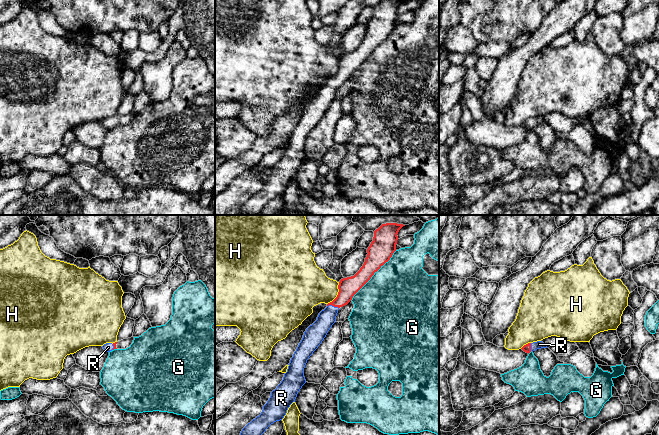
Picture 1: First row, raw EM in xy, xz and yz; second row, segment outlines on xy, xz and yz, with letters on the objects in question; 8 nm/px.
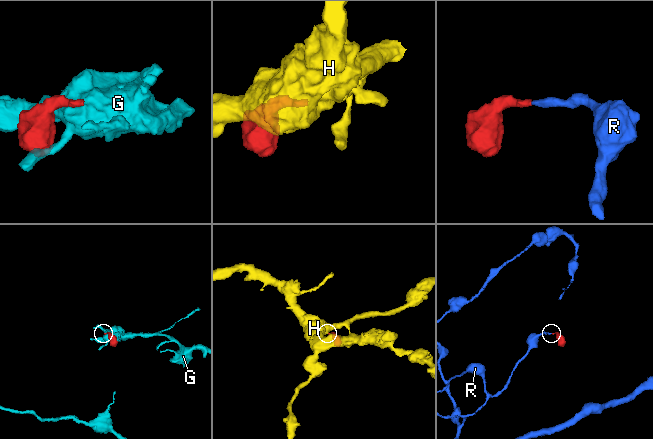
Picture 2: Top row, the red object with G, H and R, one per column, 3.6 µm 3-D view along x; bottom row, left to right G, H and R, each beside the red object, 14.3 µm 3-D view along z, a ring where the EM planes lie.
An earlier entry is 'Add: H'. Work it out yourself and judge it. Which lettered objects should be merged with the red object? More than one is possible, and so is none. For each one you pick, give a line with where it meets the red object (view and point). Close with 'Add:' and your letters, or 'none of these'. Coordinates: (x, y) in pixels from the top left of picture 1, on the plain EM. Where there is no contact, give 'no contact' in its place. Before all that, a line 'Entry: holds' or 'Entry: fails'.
Entry: fails
R: contact xz (333, 81)
Add: R

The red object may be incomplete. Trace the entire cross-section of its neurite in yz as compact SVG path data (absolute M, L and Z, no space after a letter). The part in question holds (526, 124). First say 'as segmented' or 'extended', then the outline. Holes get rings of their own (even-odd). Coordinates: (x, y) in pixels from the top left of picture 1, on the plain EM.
extended; M537 117L537 118L533 118L533 119L528 119L526 121L524 121L521 125L526 128L526 129L530 129L531 127L535 127L537 125L541 125L541 124L547 124L547 122L542 118L542 117Z

